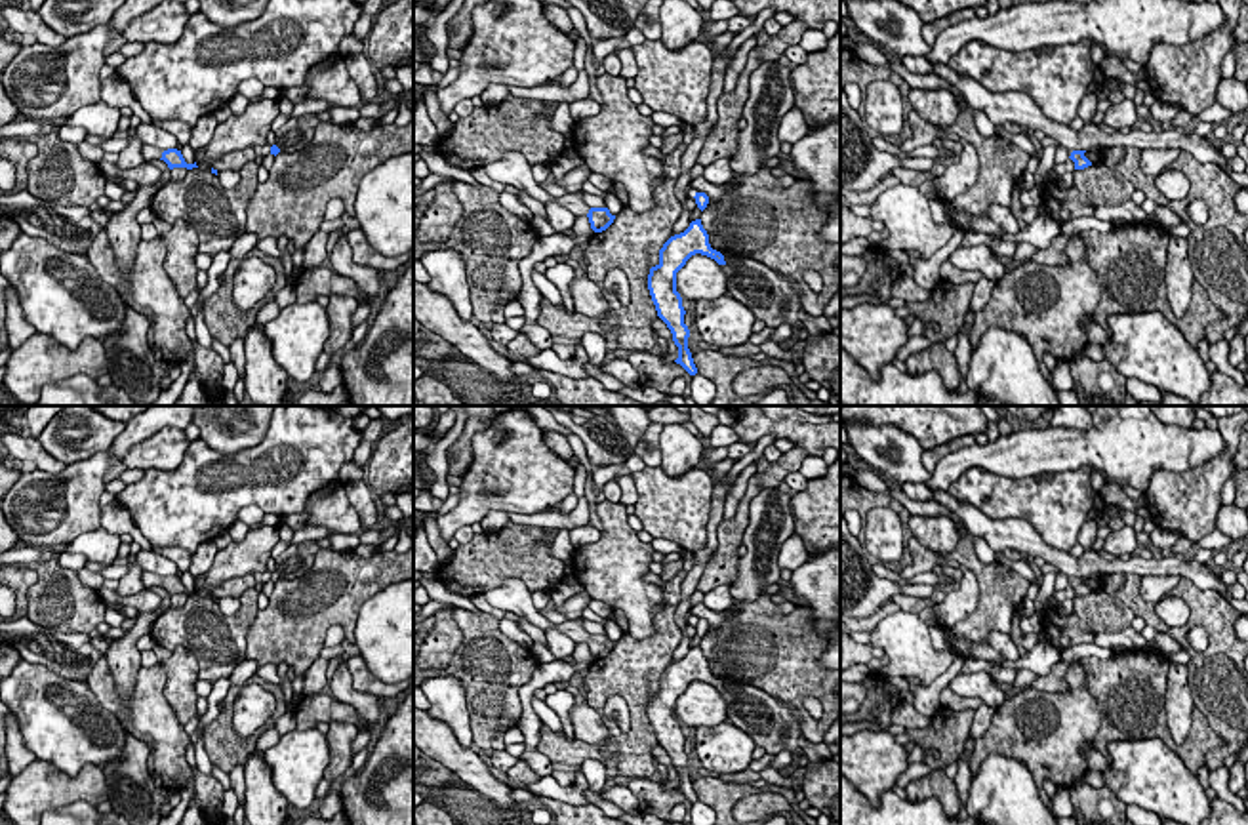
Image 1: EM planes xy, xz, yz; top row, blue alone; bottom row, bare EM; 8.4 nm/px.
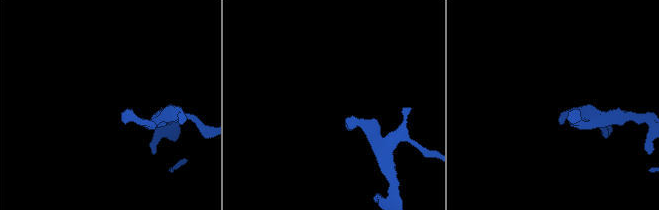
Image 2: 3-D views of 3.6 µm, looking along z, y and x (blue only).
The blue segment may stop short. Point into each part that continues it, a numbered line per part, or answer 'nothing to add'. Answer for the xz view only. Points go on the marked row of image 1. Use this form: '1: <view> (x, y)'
1: xz (513, 168)

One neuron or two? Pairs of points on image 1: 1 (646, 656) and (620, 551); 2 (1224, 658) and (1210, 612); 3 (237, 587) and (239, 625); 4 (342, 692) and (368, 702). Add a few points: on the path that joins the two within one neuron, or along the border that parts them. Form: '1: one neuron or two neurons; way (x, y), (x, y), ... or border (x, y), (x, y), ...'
1: two neurons; border (662, 597), (652, 610), (654, 633), (627, 637)
2: one neuron; way (1224, 646), (1218, 623)
3: two neurons; border (254, 585), (239, 597)
4: one neuron; way (347, 694), (362, 702)

